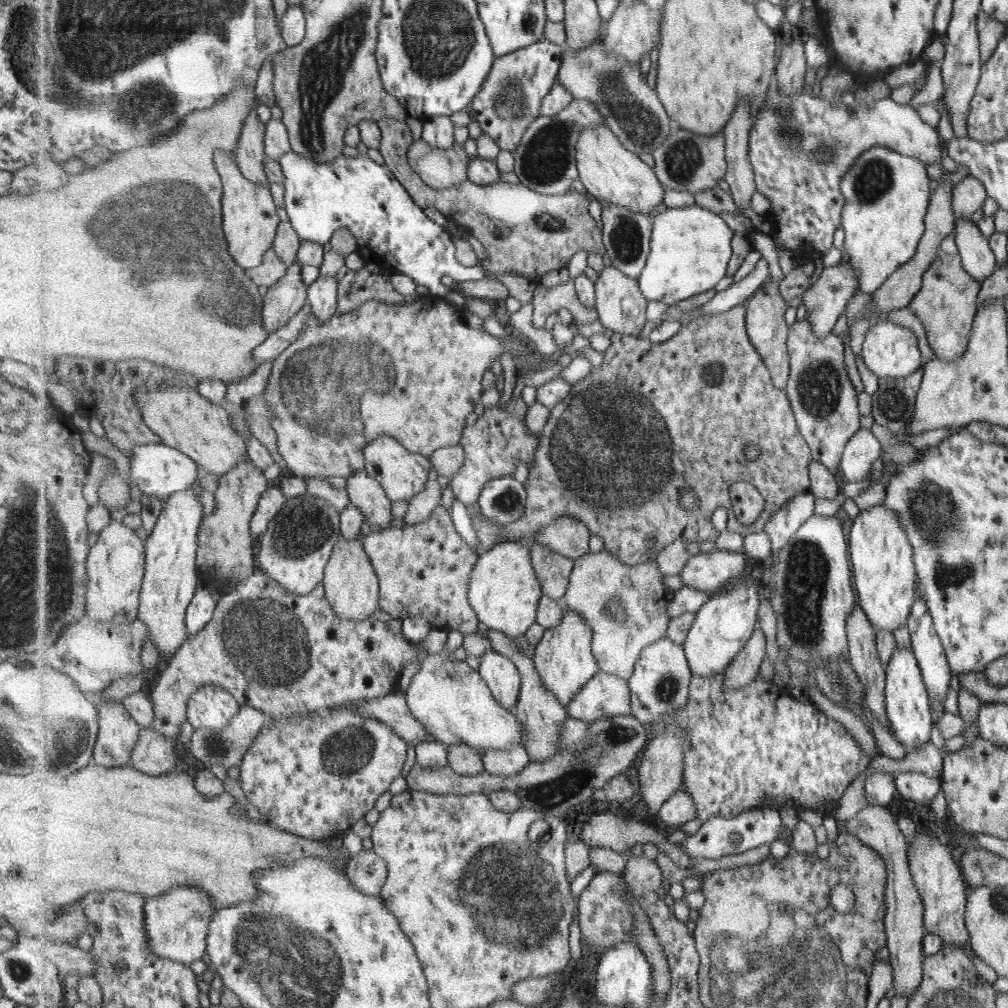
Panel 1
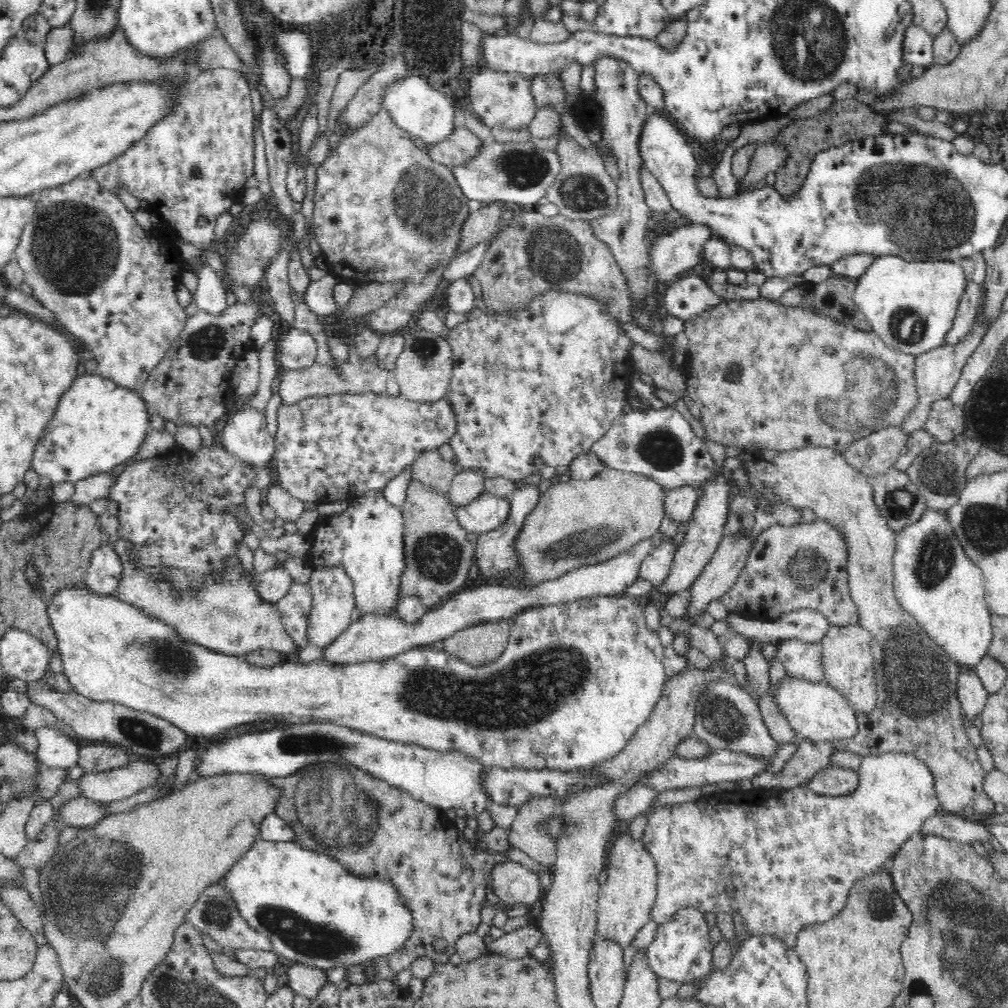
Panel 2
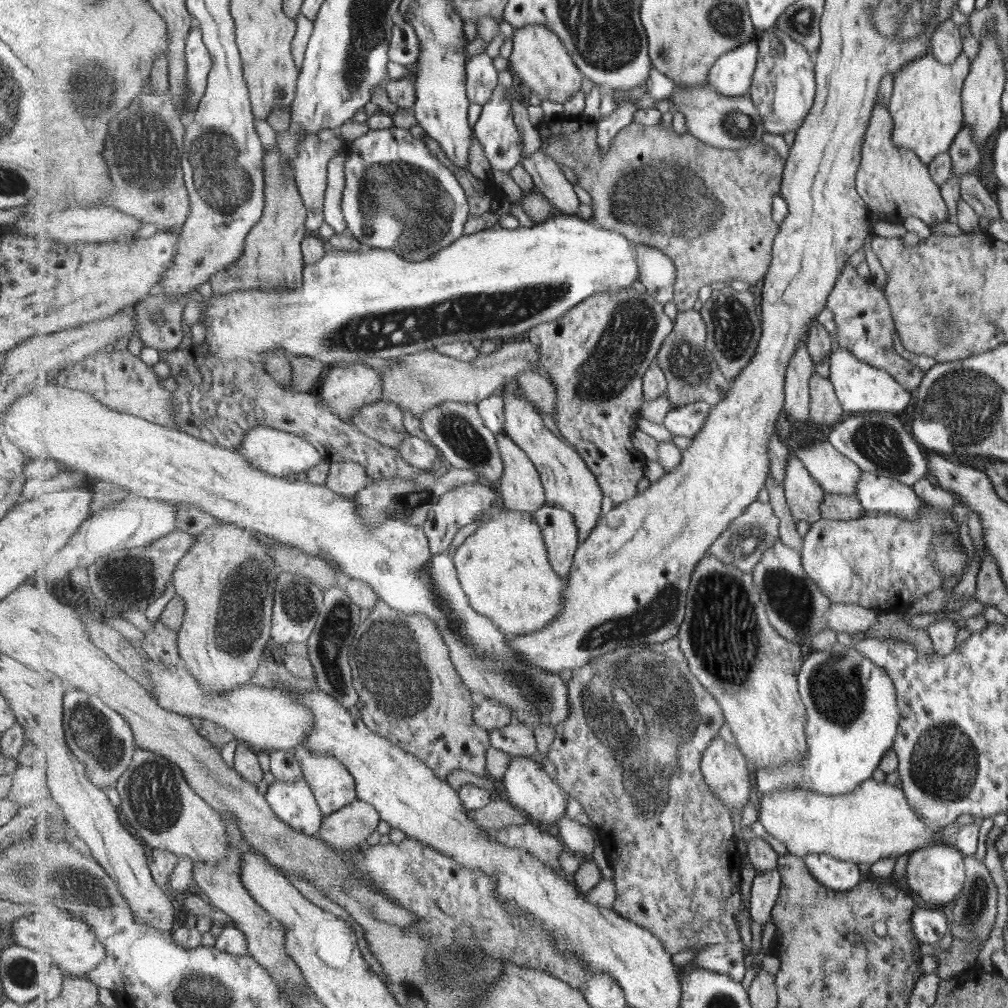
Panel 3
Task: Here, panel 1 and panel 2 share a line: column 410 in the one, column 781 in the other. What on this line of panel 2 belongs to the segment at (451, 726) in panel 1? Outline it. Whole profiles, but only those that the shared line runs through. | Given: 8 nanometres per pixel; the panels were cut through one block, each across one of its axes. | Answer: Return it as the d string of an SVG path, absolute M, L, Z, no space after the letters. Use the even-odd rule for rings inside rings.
M786 675L779 684L772 685L770 693L776 697L776 701L780 703L780 711L784 711L788 723L798 731L800 738L806 737L813 742L825 740L836 743L858 734L858 713L845 696L839 690L828 686L826 681L813 683Z

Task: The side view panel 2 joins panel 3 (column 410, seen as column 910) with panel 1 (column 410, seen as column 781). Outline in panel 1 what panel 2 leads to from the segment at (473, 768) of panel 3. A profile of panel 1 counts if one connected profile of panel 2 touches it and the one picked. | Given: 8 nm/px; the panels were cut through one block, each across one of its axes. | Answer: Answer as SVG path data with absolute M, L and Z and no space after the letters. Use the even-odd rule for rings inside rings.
M379 435L365 447L365 471L370 478L377 480L391 501L406 501L423 492L431 472L430 459L421 454L411 452L399 439L391 435Z

